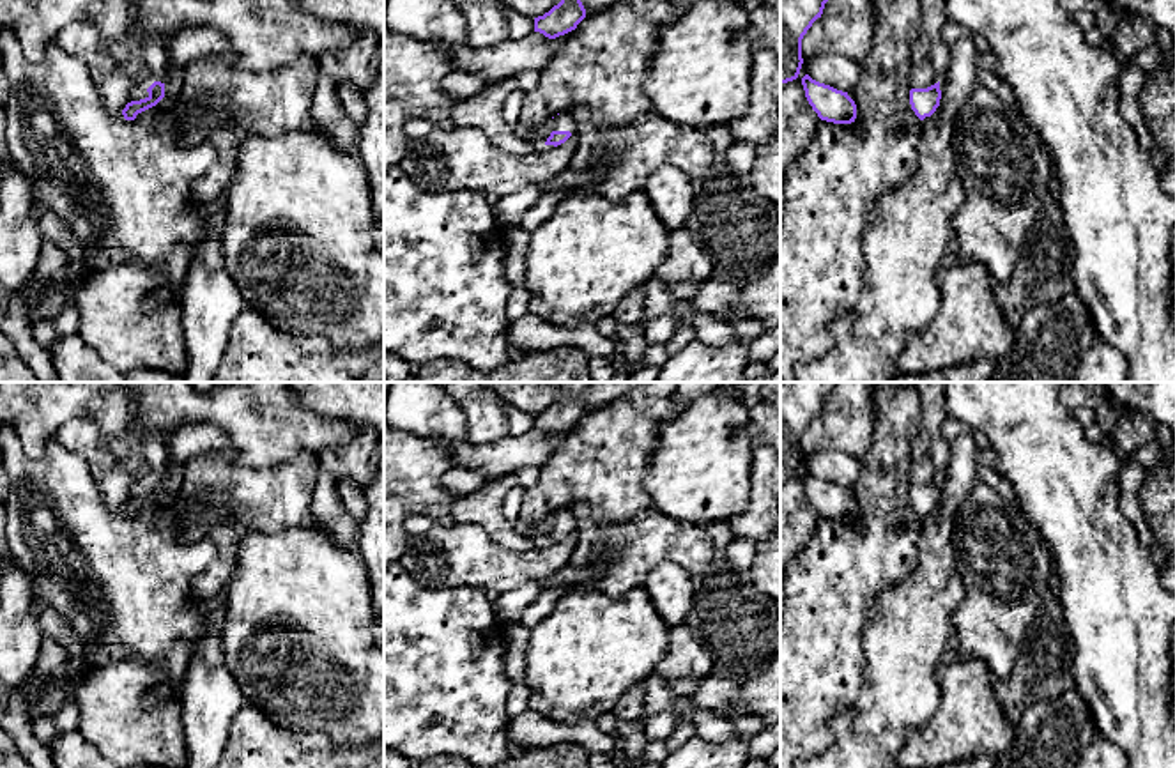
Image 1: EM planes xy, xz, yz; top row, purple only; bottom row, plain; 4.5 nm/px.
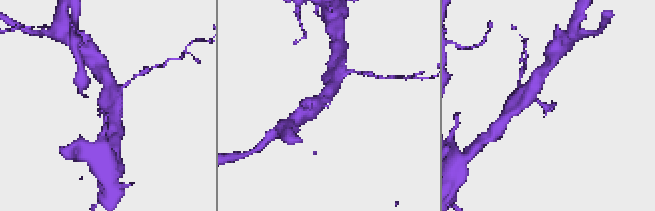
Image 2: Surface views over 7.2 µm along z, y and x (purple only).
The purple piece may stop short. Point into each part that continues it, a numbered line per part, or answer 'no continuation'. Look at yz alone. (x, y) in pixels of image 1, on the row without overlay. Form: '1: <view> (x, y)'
no continuation

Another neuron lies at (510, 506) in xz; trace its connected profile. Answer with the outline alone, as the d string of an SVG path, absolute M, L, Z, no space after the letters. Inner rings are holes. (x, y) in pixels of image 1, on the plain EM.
M513 487L506 495L504 495L504 503L503 503L503 513L504 517L513 522L515 517L518 515L520 511L520 504L518 501L522 499L522 492Z

